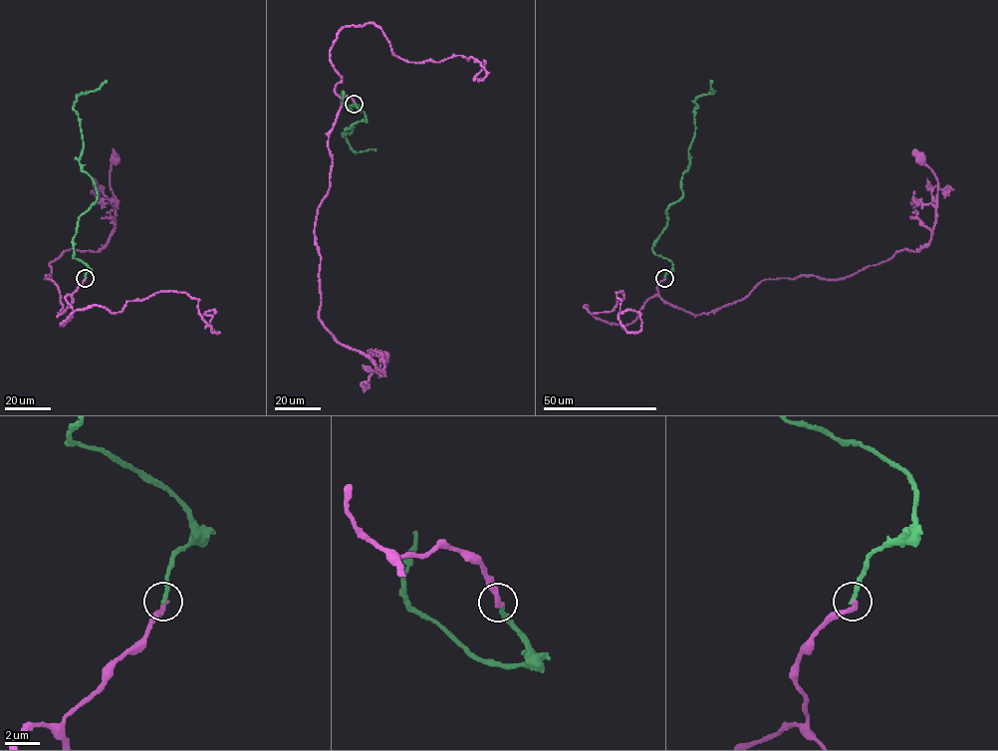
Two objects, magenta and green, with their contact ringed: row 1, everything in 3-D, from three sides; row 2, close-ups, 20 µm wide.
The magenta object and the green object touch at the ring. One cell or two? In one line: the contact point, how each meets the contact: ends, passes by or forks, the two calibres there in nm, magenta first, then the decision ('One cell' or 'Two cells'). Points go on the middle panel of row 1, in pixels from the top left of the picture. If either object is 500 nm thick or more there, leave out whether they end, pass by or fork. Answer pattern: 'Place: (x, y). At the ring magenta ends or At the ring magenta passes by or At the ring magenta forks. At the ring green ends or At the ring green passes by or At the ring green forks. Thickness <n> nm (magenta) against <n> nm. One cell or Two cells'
Place: (354, 104). At the ring magenta ends. At the ring green ends. Thickness 280 nm (magenta) against 260 nm. Two cells

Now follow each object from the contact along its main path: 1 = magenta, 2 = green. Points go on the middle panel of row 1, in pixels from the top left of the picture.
1: (354, 104), (342, 98), (329, 136), (330, 188), (314, 231), (318, 317), (384, 375), (379, 376), (383, 360)
2: (354, 104), (358, 111), (343, 104), (343, 92), (367, 122), (343, 137), (355, 151), (375, 150)

